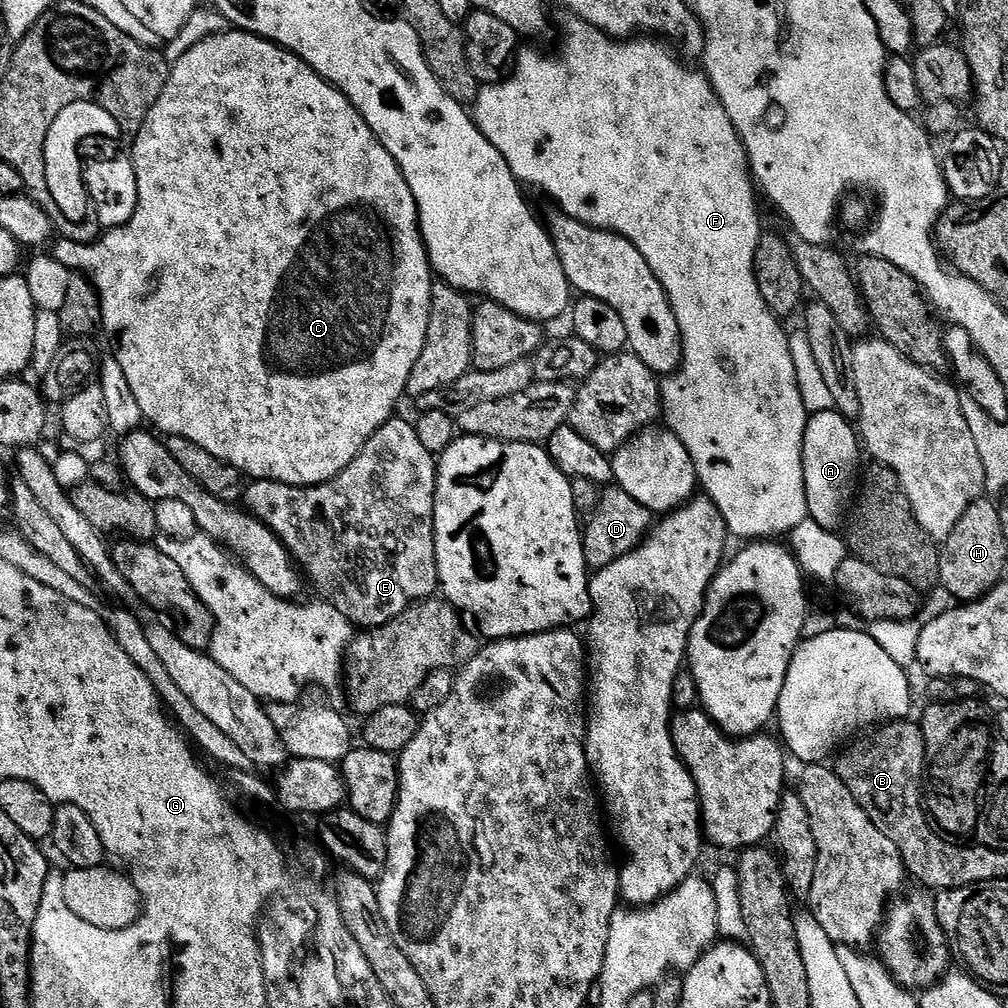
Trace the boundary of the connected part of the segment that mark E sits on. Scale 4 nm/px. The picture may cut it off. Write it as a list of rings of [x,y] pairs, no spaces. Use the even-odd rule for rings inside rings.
[[[393,418],[387,420],[379,430],[376,431],[366,442],[366,446],[332,480],[325,484],[314,484],[311,486],[297,486],[294,484],[283,484],[277,480],[252,480],[247,485],[243,503],[247,511],[251,512],[257,520],[261,520],[275,536],[284,543],[288,549],[288,555],[298,565],[299,571],[317,588],[319,599],[330,606],[334,606],[339,613],[344,614],[354,626],[367,630],[370,628],[381,628],[384,624],[389,624],[395,616],[400,616],[409,606],[432,597],[438,592],[440,575],[436,569],[436,539],[434,538],[434,502],[436,501],[436,465],[437,457],[430,450],[422,446],[421,439],[416,433],[415,423],[407,424],[404,420]]]

